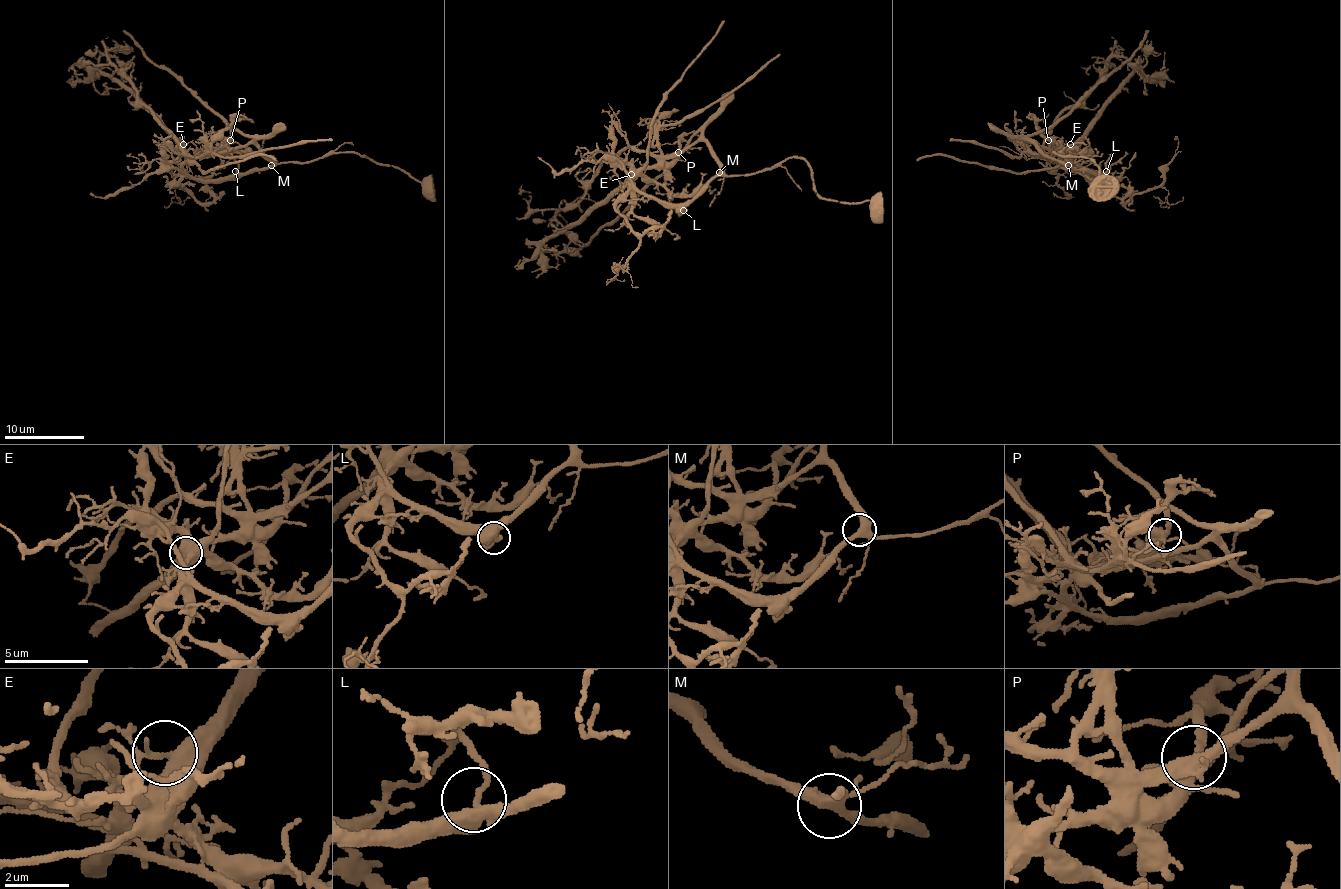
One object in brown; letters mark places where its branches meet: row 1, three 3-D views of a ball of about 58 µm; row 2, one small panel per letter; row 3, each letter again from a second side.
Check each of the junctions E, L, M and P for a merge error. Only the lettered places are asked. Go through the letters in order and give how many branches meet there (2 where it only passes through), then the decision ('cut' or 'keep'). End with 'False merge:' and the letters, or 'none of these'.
E: 5 | keep
L: 3 | keep
M: 4 | keep
P: 6 | cut
False merge: P

